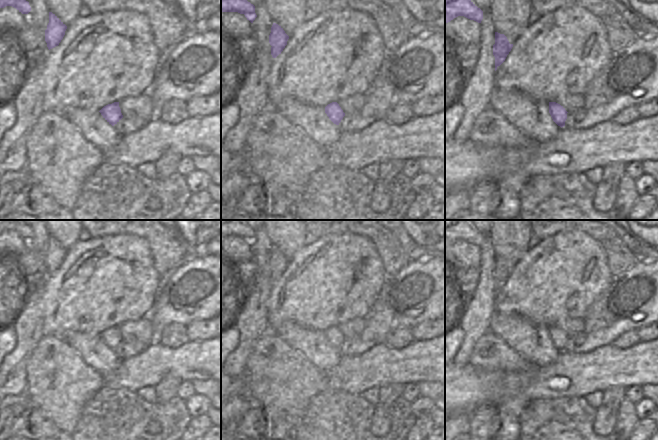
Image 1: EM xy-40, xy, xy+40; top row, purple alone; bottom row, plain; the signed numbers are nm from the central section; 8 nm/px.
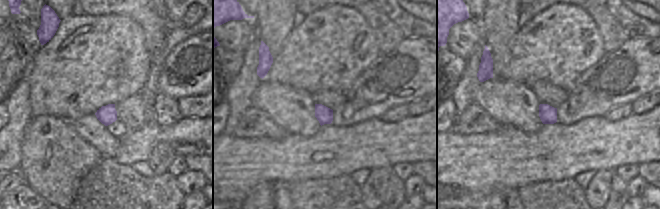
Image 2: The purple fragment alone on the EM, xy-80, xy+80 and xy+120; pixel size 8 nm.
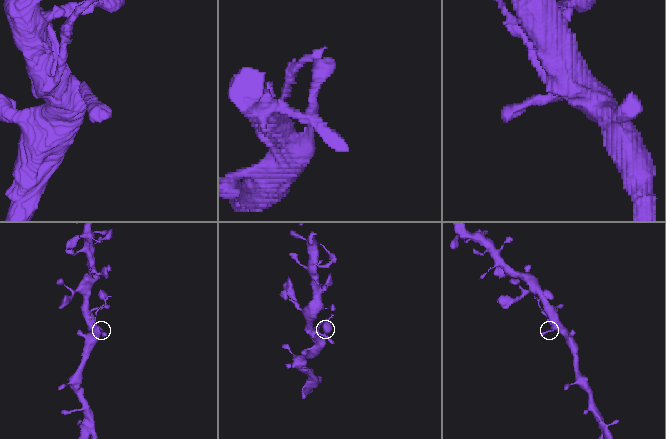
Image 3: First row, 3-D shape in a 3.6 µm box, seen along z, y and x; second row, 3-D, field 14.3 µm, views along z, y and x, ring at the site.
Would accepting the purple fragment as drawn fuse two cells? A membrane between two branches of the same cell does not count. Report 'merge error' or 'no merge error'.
merge error

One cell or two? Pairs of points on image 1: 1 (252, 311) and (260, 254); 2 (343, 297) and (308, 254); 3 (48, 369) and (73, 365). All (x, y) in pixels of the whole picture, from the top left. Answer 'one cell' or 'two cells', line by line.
1: one cell
2: one cell
3: one cell

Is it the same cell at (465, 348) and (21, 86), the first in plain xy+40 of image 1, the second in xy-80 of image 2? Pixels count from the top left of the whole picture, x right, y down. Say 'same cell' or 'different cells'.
same cell

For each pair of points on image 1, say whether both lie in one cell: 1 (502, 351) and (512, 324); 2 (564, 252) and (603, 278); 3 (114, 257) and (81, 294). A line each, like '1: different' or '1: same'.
1: different
2: same
3: same

